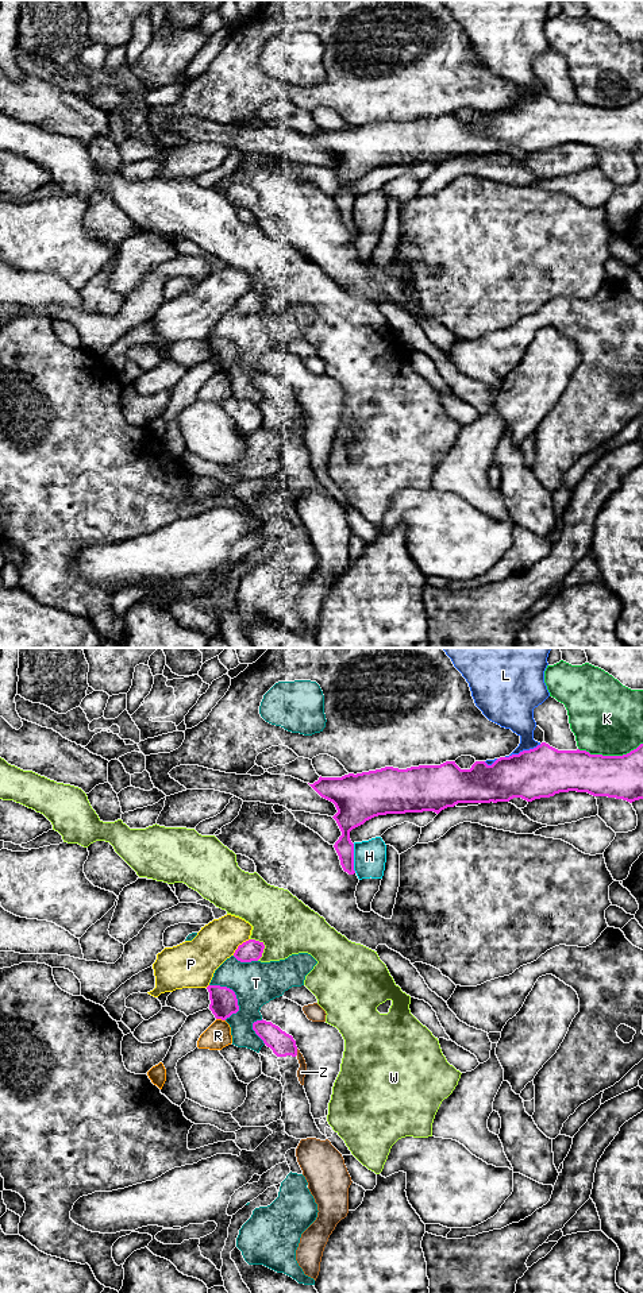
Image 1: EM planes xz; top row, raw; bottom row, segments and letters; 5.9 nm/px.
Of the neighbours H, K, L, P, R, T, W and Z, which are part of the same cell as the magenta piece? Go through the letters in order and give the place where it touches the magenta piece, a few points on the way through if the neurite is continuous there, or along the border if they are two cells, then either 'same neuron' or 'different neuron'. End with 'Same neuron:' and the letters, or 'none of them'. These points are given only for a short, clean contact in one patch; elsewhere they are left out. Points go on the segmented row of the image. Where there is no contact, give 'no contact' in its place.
H: meets magenta in xz at (353, 859); different neuron
K: meets magenta in xz at (609, 756); different neuron
L: meets magenta in xz at (523, 751); different neuron
P: meets magenta in xz at (239, 945); different neuron
R: meets magenta in xz at (220, 1018); border along xz (216, 1018), (224, 1021); different neuron
T: meets magenta in xz at (231, 989); different neuron
W: meets magenta in xz at (264, 946); different neuron
Z: meets magenta in xz at (296, 1052); different neuron
Same neuron: none of them

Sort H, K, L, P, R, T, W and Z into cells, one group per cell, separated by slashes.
H / K / L / P / R / T / W / Z

